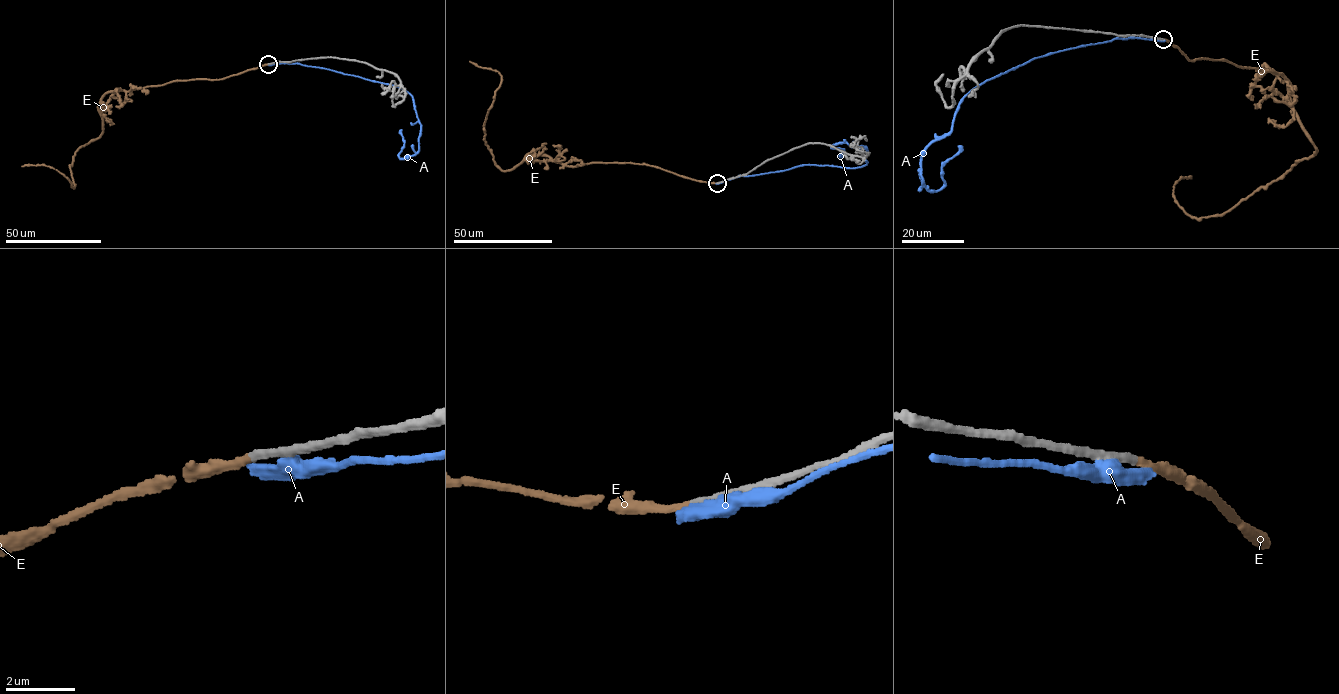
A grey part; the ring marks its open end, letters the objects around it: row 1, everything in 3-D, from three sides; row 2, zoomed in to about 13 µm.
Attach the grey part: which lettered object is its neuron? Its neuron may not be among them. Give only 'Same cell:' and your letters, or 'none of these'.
Same cell: E

